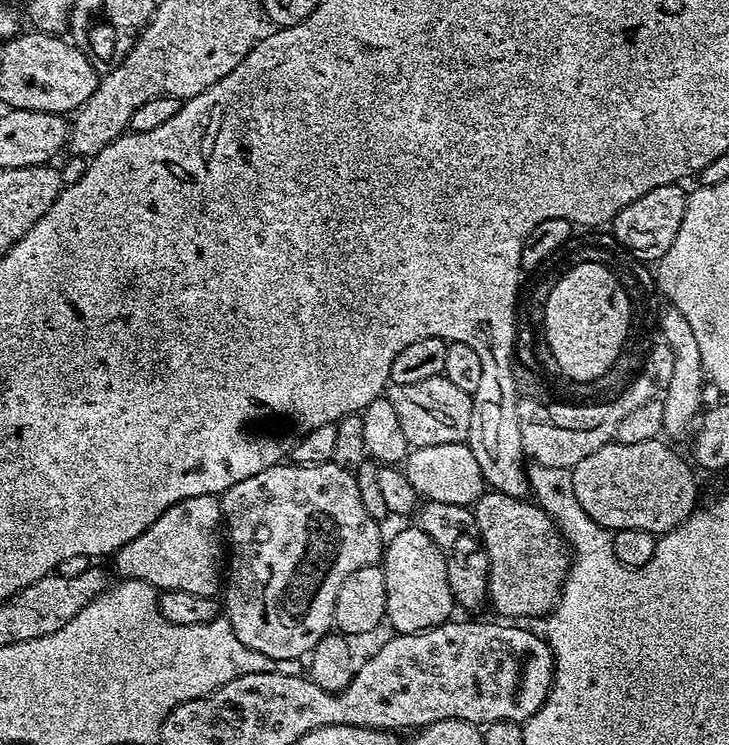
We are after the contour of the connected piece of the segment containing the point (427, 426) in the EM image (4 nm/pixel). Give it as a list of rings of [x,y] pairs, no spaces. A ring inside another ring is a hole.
[[[442,375],[409,384],[389,383],[386,395],[390,406],[394,406],[394,411],[398,414],[406,442],[412,448],[462,444],[468,440],[474,396],[473,393],[454,386],[450,378]]]

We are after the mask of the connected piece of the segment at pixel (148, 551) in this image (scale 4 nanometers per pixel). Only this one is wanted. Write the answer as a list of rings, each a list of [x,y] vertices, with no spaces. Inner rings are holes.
[[[199,496],[174,502],[145,532],[138,534],[138,538],[126,542],[126,546],[116,551],[114,561],[116,560],[117,577],[141,580],[160,592],[186,590],[189,594],[216,596],[221,591],[222,577],[226,572],[226,532],[222,527],[223,519],[217,497]]]

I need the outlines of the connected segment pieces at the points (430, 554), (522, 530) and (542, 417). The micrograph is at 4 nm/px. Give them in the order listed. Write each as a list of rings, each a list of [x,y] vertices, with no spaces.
[[[409,526],[390,536],[384,545],[382,567],[386,578],[386,620],[389,625],[392,623],[393,633],[424,632],[428,628],[445,624],[453,615],[454,601],[450,594],[450,582],[446,578],[447,561],[445,549],[438,547],[430,534],[422,534],[418,527]]]
[[[486,490],[474,505],[474,528],[484,544],[490,558],[488,575],[488,598],[490,608],[497,612],[497,617],[513,616],[513,621],[520,622],[523,616],[547,617],[560,600],[560,591],[568,577],[570,549],[556,528],[556,523],[540,509],[540,505],[528,498],[502,494],[495,490]]]
[[[641,374],[621,390],[620,396],[605,404],[552,404],[553,402],[537,402],[527,398],[517,399],[518,430],[522,430],[525,457],[542,466],[573,469],[578,462],[582,462],[582,458],[590,458],[594,450],[602,450],[602,446],[617,439],[616,431],[618,426],[622,426],[624,415],[630,414],[630,410],[637,406],[642,406],[642,402],[657,399],[657,396],[656,381],[647,374]]]

